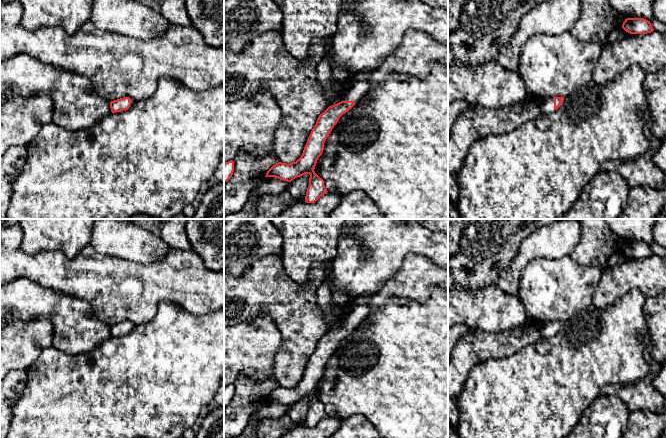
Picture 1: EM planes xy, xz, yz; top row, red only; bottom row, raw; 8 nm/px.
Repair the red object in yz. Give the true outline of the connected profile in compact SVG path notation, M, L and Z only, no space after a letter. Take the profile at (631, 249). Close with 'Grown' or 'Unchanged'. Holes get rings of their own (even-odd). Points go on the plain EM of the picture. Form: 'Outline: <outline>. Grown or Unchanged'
Outline: M627 242L622 252L630 258L647 258L654 255L650 245L644 242Z. Unchanged

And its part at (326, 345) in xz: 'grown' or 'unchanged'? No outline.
grown

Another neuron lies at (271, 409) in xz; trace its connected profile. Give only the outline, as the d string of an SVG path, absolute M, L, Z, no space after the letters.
M265 401L265 403L258 409L256 410L257 418L277 418L281 417L284 415L289 406L280 404L275 401Z

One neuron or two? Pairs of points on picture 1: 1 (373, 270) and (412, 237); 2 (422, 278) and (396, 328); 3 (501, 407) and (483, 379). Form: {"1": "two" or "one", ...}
{"1": "one", "2": "two", "3": "one"}

